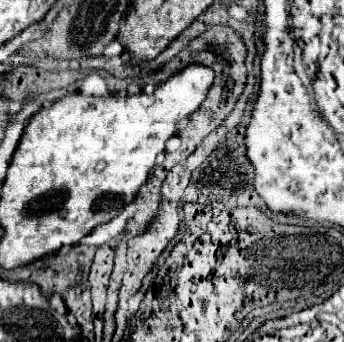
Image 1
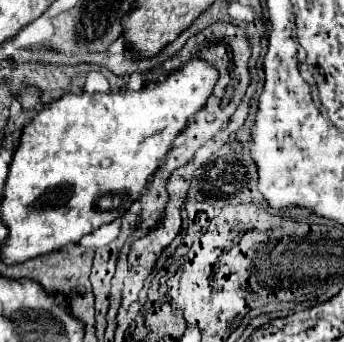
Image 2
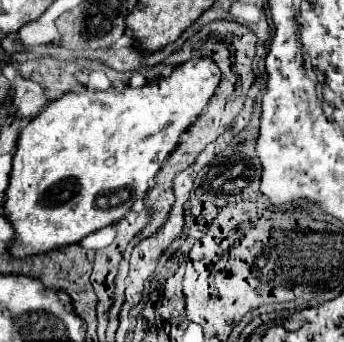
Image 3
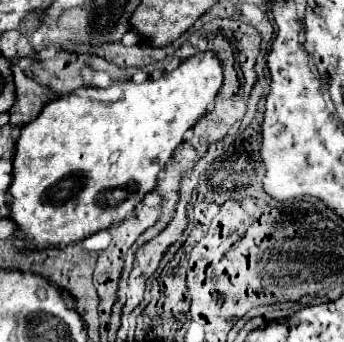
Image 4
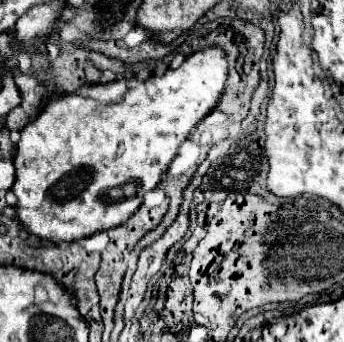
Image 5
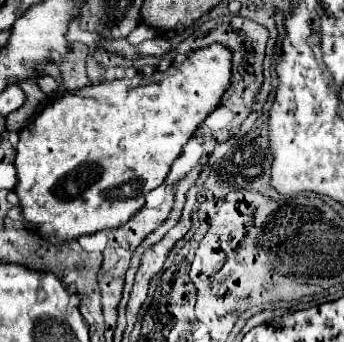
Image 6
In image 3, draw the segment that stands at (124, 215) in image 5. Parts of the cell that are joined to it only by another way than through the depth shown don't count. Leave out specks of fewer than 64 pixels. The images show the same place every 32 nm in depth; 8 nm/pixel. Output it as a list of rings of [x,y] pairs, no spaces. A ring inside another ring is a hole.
[[[196,58],[178,66],[168,78],[148,82],[142,88],[130,88],[128,84],[116,84],[106,92],[90,92],[84,88],[78,94],[66,92],[62,98],[48,102],[18,136],[10,182],[4,192],[4,218],[14,228],[8,254],[26,258],[50,252],[60,246],[76,244],[90,232],[120,222],[132,204],[142,200],[154,186],[156,172],[174,150],[180,134],[186,132],[188,124],[206,108],[218,82],[220,70],[216,64]]]

